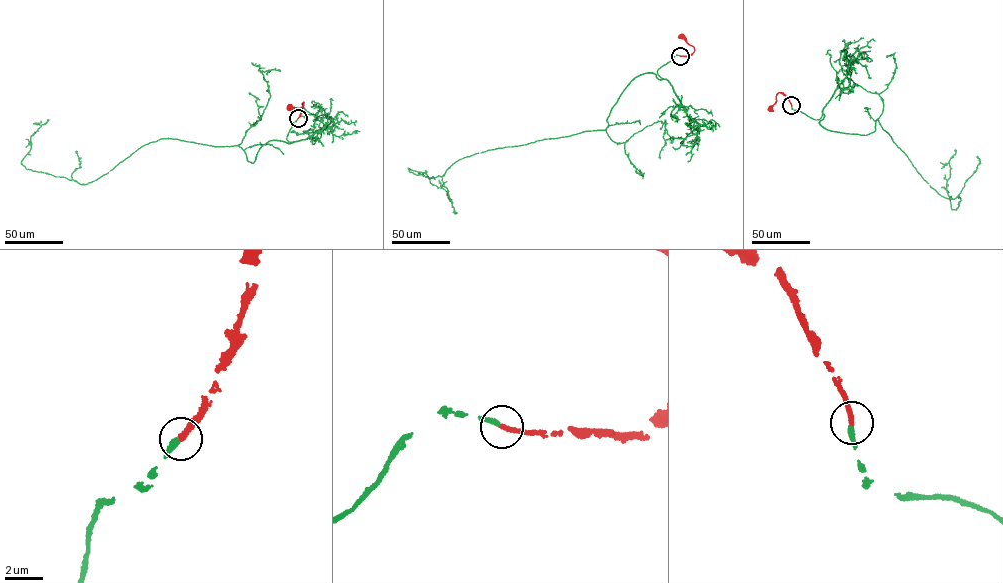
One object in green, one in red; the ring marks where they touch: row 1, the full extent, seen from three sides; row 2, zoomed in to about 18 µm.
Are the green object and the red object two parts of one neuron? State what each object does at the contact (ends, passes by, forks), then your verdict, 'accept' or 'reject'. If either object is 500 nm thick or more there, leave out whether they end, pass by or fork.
green ends there; red ends there; accept

